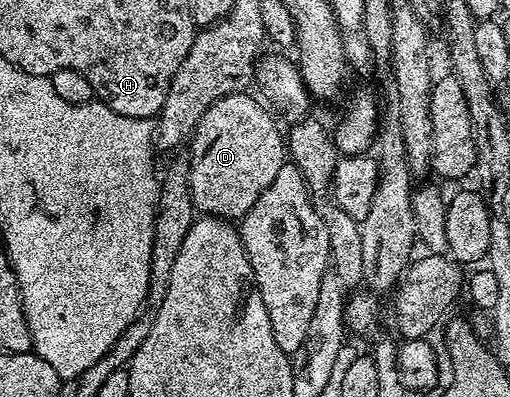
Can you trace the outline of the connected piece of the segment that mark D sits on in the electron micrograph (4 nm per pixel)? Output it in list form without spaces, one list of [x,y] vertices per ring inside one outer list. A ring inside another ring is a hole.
[[[247,91],[224,95],[224,99],[212,103],[212,107],[204,111],[200,123],[194,128],[194,135],[188,142],[188,156],[190,159],[190,190],[195,210],[199,214],[223,219],[241,219],[252,207],[252,203],[260,199],[264,187],[268,187],[268,183],[276,179],[280,167],[288,163],[288,150],[283,130],[278,130],[273,115],[265,109],[267,106],[257,96],[254,98],[252,93]]]

